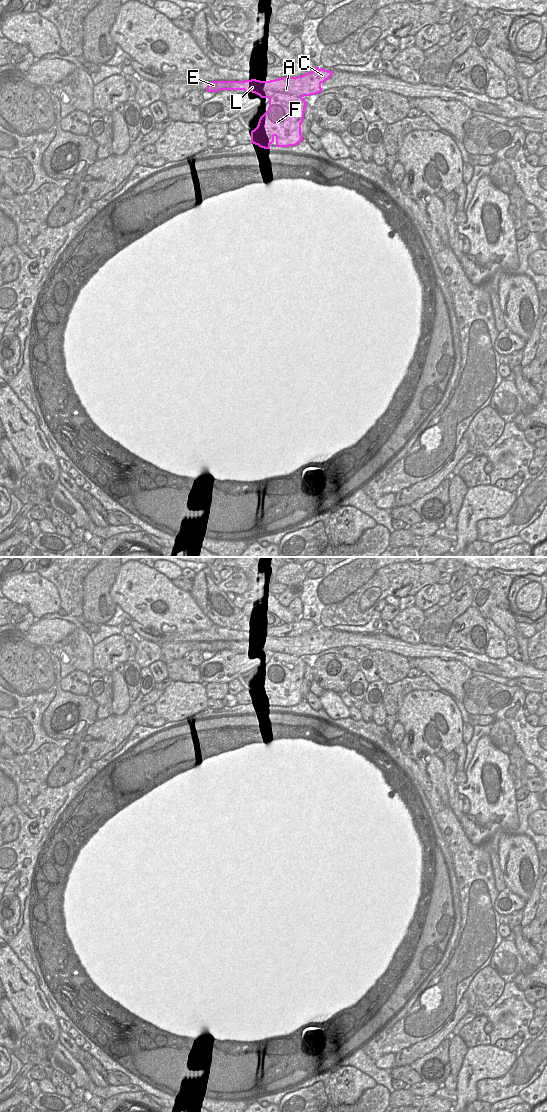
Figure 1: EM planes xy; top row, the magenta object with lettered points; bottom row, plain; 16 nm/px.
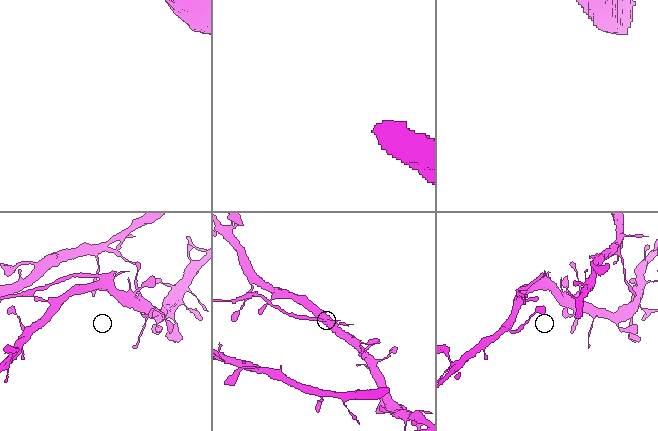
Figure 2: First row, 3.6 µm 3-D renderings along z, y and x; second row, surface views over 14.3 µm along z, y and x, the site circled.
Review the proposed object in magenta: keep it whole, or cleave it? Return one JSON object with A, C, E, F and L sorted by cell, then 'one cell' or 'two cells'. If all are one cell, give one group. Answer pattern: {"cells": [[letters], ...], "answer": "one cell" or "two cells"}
{"cells": [["A", "C", "F"], ["E", "L"]], "answer": "two cells"}

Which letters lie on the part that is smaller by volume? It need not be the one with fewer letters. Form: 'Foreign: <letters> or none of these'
Foreign: E, L.

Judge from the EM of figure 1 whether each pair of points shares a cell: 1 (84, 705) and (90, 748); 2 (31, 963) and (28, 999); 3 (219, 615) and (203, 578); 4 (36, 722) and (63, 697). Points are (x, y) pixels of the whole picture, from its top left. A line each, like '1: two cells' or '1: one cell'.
1: two cells
2: two cells
3: one cell
4: two cells

